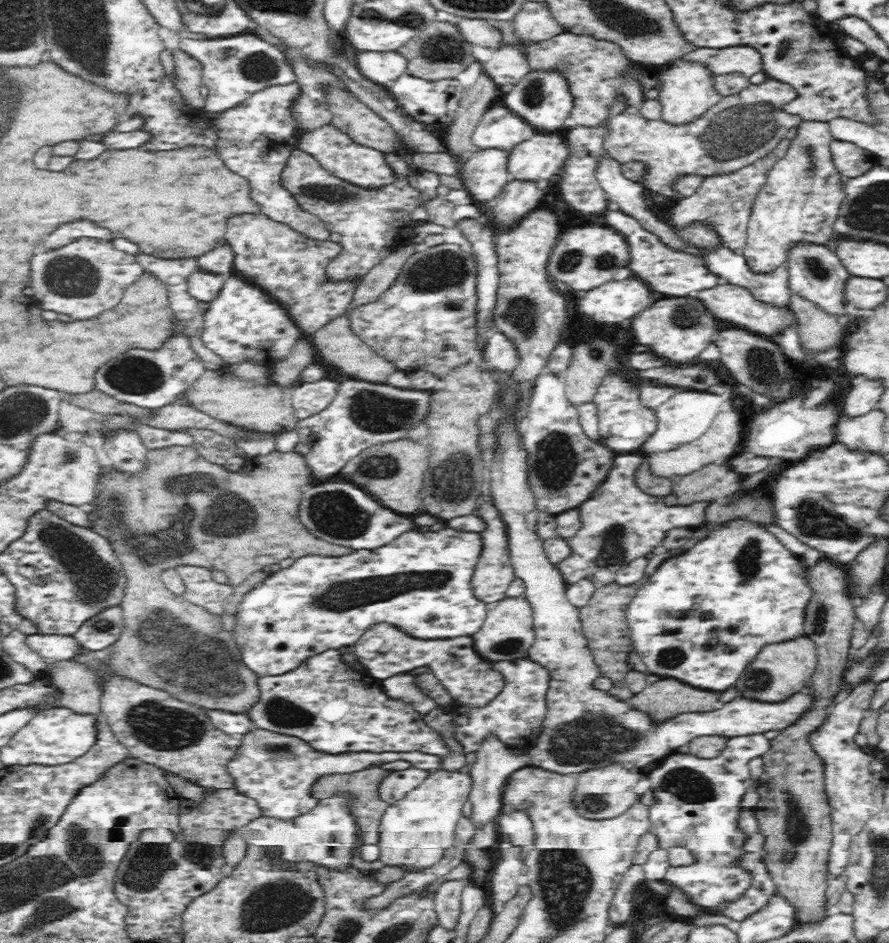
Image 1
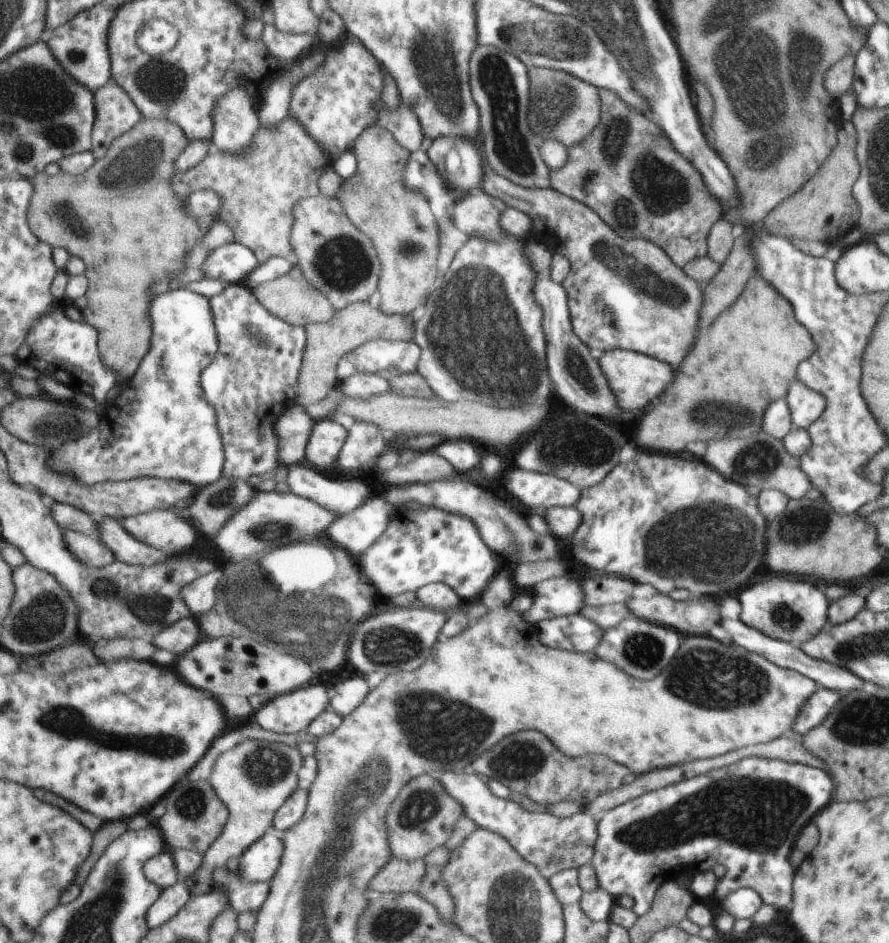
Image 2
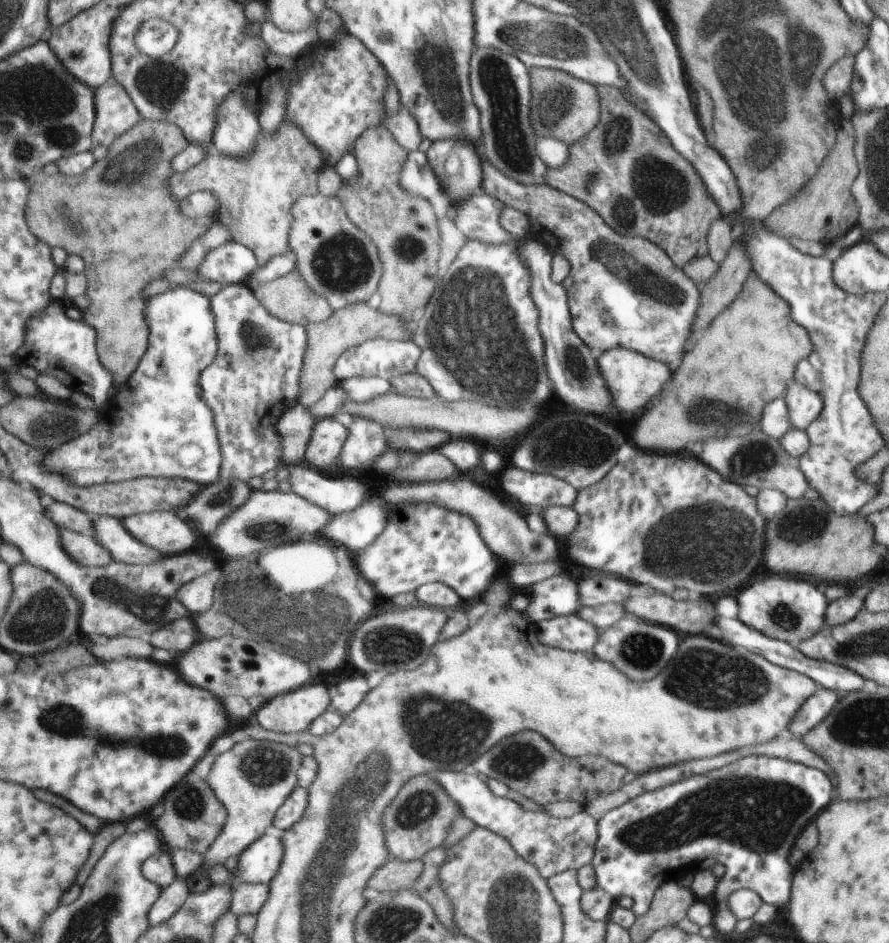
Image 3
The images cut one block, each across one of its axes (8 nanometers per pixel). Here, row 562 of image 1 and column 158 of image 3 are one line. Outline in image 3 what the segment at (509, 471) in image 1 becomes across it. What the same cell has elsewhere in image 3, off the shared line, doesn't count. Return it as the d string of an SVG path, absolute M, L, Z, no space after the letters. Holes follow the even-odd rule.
M175 511L131 515L122 521L139 542L165 555L189 552L195 544L195 534L191 530L193 526Z

